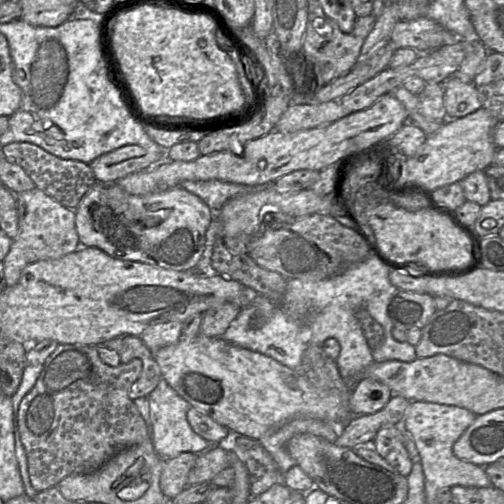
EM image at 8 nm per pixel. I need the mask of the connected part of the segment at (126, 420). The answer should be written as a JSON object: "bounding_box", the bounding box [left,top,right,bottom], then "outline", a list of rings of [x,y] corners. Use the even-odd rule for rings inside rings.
{"bounding_box":[17,344,150,492],"outline":[[[59,344],[42,365],[40,376],[23,397],[17,412],[17,427],[27,454],[29,478],[37,492],[55,487],[67,476],[95,472],[124,449],[150,444],[146,423],[128,396],[142,371],[141,360],[133,359],[112,367],[100,359],[97,346]]]}

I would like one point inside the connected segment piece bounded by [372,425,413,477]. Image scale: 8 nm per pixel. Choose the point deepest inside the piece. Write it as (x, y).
(387, 442)

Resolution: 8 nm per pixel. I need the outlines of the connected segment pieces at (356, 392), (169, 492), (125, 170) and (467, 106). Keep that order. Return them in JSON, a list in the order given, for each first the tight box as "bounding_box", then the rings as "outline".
[{"bounding_box":[350,377,393,415],"outline":[[[361,377],[351,389],[350,409],[353,415],[373,414],[388,403],[393,393],[384,383]]]},{"bounding_box":[160,452,198,499],"outline":[[[186,452],[174,458],[164,459],[160,487],[166,498],[174,499],[188,487],[188,475],[197,457],[198,454]]]},{"bounding_box":[89,145,169,183],"outline":[[[125,145],[111,152],[102,154],[94,159],[89,165],[96,180],[100,183],[114,183],[131,173],[149,169],[164,160],[169,160],[166,153],[149,153],[139,145]]]},{"bounding_box":[443,77,483,119],"outline":[[[451,77],[443,82],[443,90],[448,119],[465,117],[483,107],[473,81]]]}]

